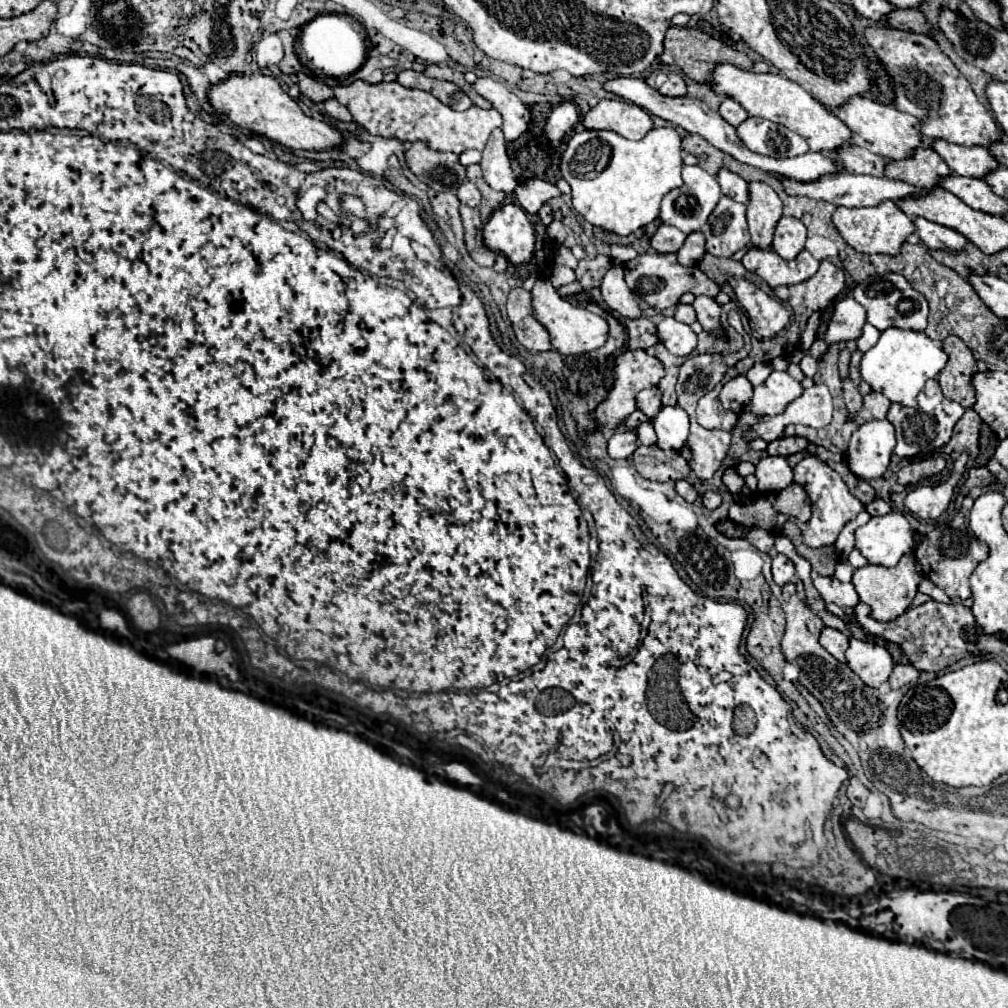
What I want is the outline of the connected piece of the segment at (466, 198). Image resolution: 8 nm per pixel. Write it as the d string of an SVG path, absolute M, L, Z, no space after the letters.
M464 181L464 183L460 185L460 189L458 189L458 199L460 199L462 203L470 205L470 207L478 207L480 201L482 201L482 195L480 195L480 191L478 191L478 187L476 187L474 183Z

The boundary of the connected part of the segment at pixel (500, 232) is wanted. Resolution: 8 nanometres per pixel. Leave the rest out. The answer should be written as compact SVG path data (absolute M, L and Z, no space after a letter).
M510 203L494 211L484 225L484 243L508 257L512 265L528 263L534 255L534 229L522 207Z

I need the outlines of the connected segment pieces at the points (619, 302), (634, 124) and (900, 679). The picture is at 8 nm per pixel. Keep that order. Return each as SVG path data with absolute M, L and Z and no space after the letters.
M614 265L602 279L602 297L612 311L618 311L626 319L640 319L642 309L638 297L628 289L624 281L624 267Z
M602 99L584 115L582 125L596 131L610 129L626 139L642 139L652 129L652 119L634 103Z
M896 663L888 683L890 683L890 687L892 687L892 689L900 689L900 687L908 685L910 681L916 681L916 679L918 679L918 675L920 675L920 671L918 671L918 669L914 669L910 663Z

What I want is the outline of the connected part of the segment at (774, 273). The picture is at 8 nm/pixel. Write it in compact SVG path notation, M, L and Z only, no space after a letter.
M752 247L744 255L742 265L748 271L754 271L756 275L760 275L774 289L780 285L796 285L810 279L818 271L820 261L814 259L806 249L800 251L796 259L786 261L772 249L762 251L758 247Z

